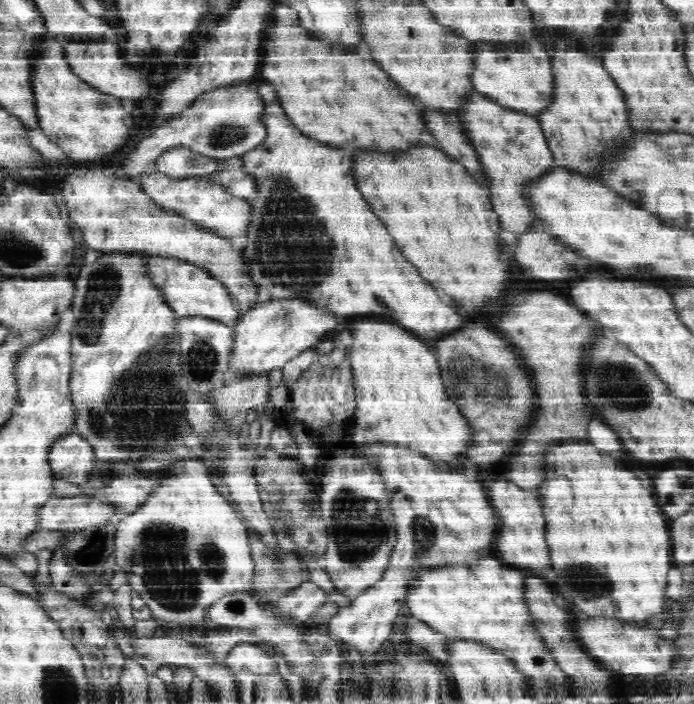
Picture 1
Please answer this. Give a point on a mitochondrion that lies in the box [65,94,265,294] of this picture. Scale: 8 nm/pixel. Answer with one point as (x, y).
(227, 131)

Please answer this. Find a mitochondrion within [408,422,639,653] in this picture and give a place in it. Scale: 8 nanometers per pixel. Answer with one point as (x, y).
(592, 582)

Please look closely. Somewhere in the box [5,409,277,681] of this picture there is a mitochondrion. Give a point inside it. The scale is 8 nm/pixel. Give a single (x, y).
(177, 565)

